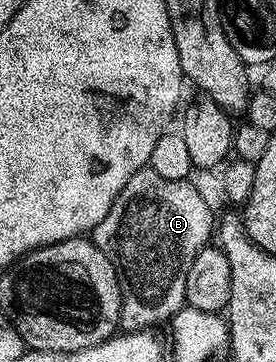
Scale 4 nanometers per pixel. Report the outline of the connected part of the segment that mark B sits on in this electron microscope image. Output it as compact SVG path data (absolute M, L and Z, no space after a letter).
M150 167L139 169L125 183L125 187L117 195L113 207L109 207L109 215L101 219L101 223L93 230L95 246L113 263L119 276L119 290L123 293L123 302L119 312L119 329L134 331L157 327L161 321L170 322L171 318L184 308L185 278L189 276L189 267L193 267L193 259L202 249L208 248L213 230L217 225L217 217L211 214L211 205L203 198L203 193L190 180L174 181L157 175Z

